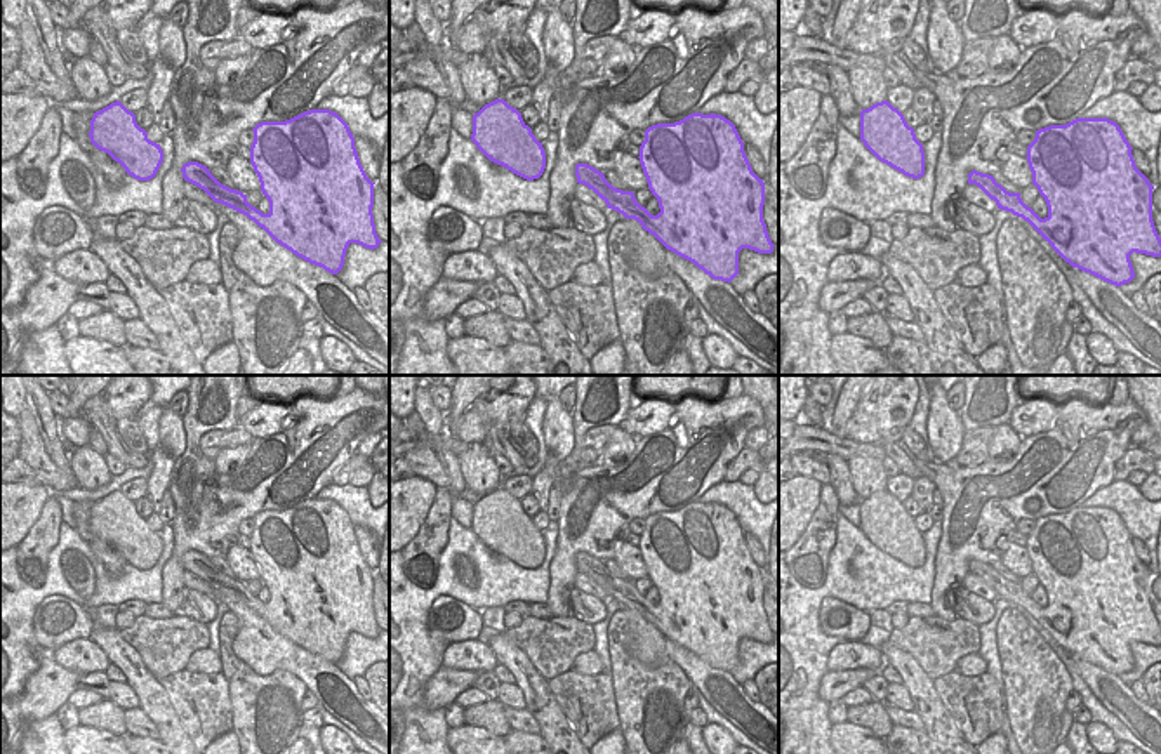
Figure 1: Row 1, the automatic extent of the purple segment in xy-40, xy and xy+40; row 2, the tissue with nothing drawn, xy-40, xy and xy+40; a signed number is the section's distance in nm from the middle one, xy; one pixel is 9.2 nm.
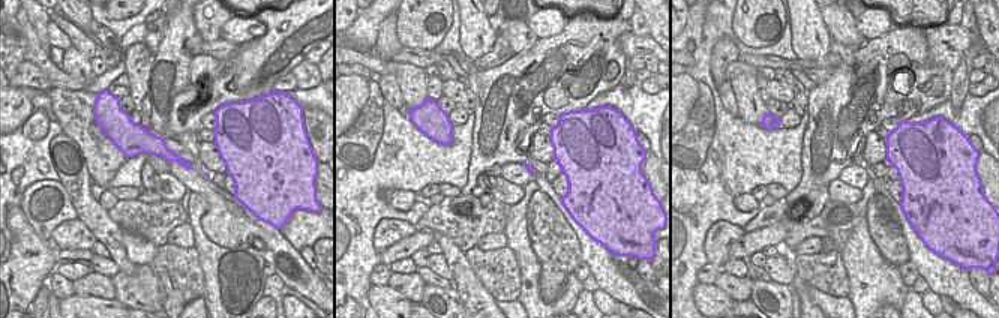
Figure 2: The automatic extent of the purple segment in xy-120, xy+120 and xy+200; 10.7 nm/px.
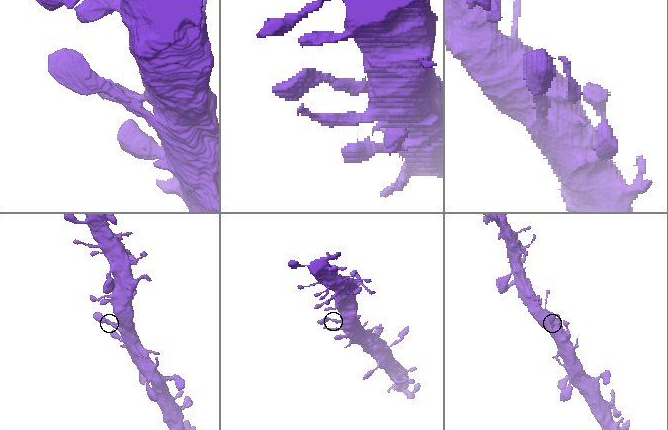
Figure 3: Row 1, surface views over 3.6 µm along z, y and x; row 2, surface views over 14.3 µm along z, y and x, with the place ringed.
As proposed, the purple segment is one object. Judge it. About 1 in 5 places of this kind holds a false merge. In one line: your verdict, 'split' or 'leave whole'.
leave whole

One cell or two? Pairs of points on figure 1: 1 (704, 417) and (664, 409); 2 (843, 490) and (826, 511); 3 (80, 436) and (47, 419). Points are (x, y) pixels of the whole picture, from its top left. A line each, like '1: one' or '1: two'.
1: two
2: two
3: two

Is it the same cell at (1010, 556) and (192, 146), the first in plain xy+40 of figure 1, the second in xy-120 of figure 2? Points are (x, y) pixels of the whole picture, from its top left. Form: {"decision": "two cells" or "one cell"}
{"decision": "two cells"}

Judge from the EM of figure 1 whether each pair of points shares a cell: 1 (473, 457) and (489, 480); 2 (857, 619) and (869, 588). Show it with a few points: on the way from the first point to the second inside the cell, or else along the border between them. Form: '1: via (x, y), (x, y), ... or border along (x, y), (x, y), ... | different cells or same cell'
1: via (477, 462), (484, 475) | same cell
2: border along (821, 600), (862, 608), (866, 634) | different cells

